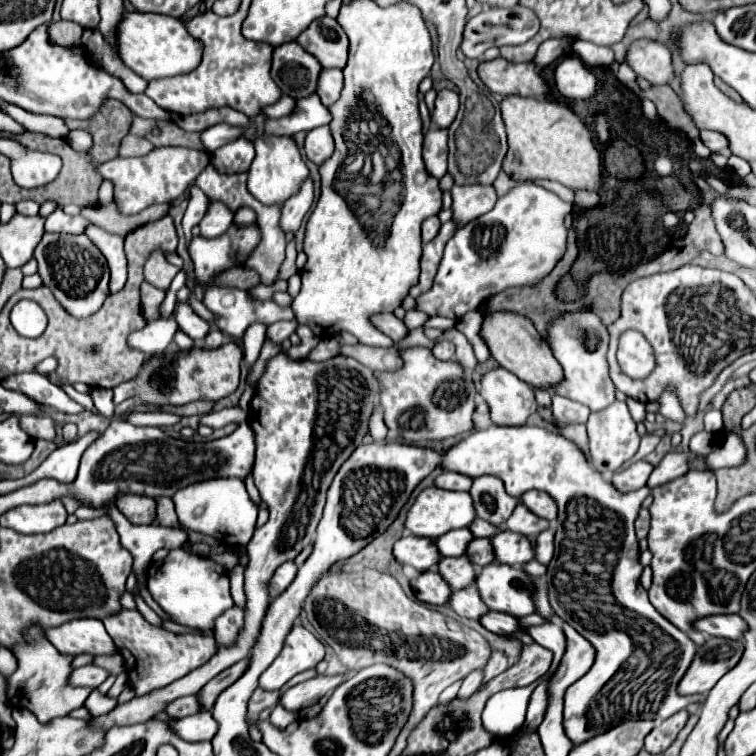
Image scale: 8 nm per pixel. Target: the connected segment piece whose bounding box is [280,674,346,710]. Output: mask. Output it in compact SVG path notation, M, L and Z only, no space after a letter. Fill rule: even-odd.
M334 674L334 676L316 676L312 680L306 680L302 684L296 684L288 688L282 694L280 704L288 710L302 710L312 704L316 704L322 696L326 696L330 690L336 690L342 682L346 680L344 674Z

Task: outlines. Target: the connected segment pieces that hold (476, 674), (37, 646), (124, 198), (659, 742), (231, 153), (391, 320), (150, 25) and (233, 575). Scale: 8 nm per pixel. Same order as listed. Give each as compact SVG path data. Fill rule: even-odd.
M482 668L470 672L470 674L466 676L460 692L458 692L458 698L468 698L470 694L474 694L474 690L478 690L478 688L482 686L482 678L484 678L484 670L482 670Z
M30 626L24 632L24 642L22 644L14 644L12 654L18 660L18 668L6 678L6 692L8 692L8 700L10 706L16 708L26 708L40 720L40 722L50 722L50 718L58 718L58 716L66 716L70 710L80 708L84 704L84 700L90 696L92 688L76 688L70 686L70 674L74 670L72 666L72 656L70 654L62 654L58 652L48 638L44 636L44 632L38 626Z
M156 148L140 158L114 158L104 164L102 178L114 184L114 202L118 212L138 214L144 208L160 202L174 202L180 198L192 180L208 166L210 156L206 152L188 150L188 148Z
M680 710L678 714L670 716L668 720L662 720L660 724L656 724L656 728L644 740L644 750L648 750L650 754L658 754L658 752L664 752L666 748L670 748L670 744L678 736L678 732L686 726L688 718L690 718L690 714L686 710Z
M238 138L232 144L222 146L214 152L212 166L220 174L238 174L238 172L246 172L250 168L254 156L256 156L254 144L246 142L246 138Z
M388 312L370 316L370 322L372 322L372 326L376 326L380 332L384 332L386 336L390 336L394 342L398 342L400 338L404 338L406 332L408 332L408 328L404 326L404 322L398 320L394 314L388 314Z
M126 12L116 26L118 56L130 70L134 70L144 80L186 74L194 70L194 66L198 66L202 44L194 42L194 38L190 38L184 28L186 26L180 20L166 18L162 14Z
M236 566L230 570L230 582L232 582L232 598L238 608L246 608L246 596L244 596L244 568Z

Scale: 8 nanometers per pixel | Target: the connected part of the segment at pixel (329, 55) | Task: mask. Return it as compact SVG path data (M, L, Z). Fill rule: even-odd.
M328 16L316 18L296 38L296 42L306 52L310 52L322 66L340 68L340 70L342 70L342 66L346 66L348 38L334 18L328 18Z

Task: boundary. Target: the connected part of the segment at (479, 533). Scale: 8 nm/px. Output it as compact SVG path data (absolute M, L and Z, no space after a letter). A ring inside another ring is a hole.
M476 518L472 524L470 524L470 532L476 536L476 538L490 538L490 534L498 532L498 528L490 526L488 522L482 522L480 518Z

